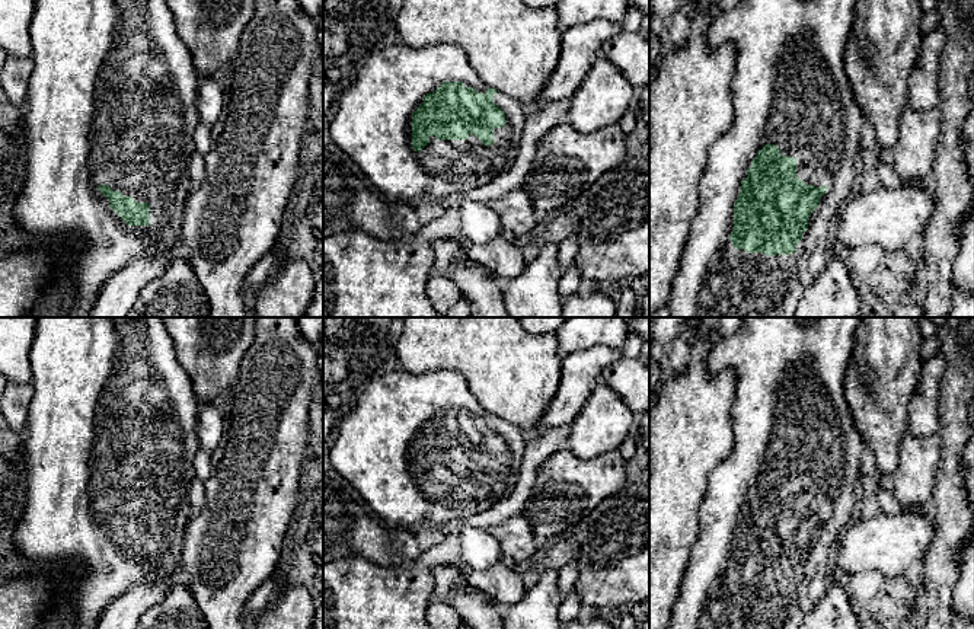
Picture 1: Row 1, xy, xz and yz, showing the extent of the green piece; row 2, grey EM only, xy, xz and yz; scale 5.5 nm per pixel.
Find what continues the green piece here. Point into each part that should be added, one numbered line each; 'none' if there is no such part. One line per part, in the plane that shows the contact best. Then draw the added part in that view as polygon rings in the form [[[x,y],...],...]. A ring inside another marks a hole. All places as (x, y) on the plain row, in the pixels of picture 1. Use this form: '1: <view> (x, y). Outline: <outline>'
1: yz (789, 415). Outline: [[[744,317],[735,333],[710,345],[709,374],[732,370],[737,377],[732,406],[734,446],[731,454],[708,473],[708,488],[699,508],[699,536],[690,550],[668,629],[799,629],[805,616],[824,596],[831,581],[828,556],[840,534],[853,523],[853,508],[862,495],[859,470],[865,443],[844,400],[844,373],[860,320],[862,317]],[[764,470],[775,470],[782,482],[795,483],[796,504],[805,511],[827,513],[792,581],[748,579],[735,575],[729,566],[734,556],[734,529],[741,508]]]

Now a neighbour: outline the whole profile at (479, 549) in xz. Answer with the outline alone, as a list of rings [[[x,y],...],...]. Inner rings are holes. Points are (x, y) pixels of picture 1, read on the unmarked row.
[[[475,526],[460,527],[460,547],[460,562],[473,571],[486,571],[504,558],[496,537]]]

